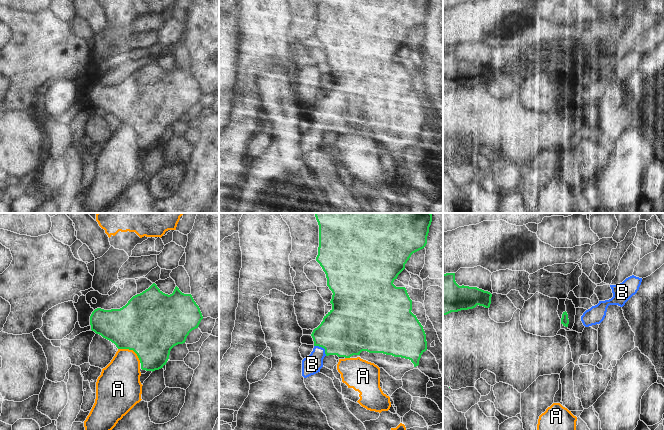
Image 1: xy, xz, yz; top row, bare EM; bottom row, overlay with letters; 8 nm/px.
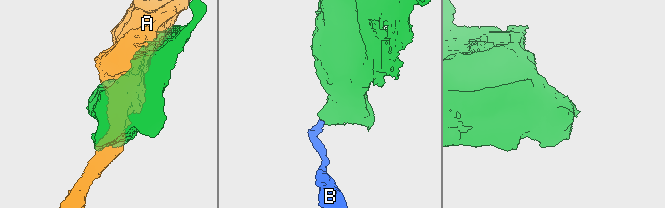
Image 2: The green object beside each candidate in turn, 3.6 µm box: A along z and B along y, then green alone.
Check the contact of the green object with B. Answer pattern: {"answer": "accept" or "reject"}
{"answer": "accept"}

